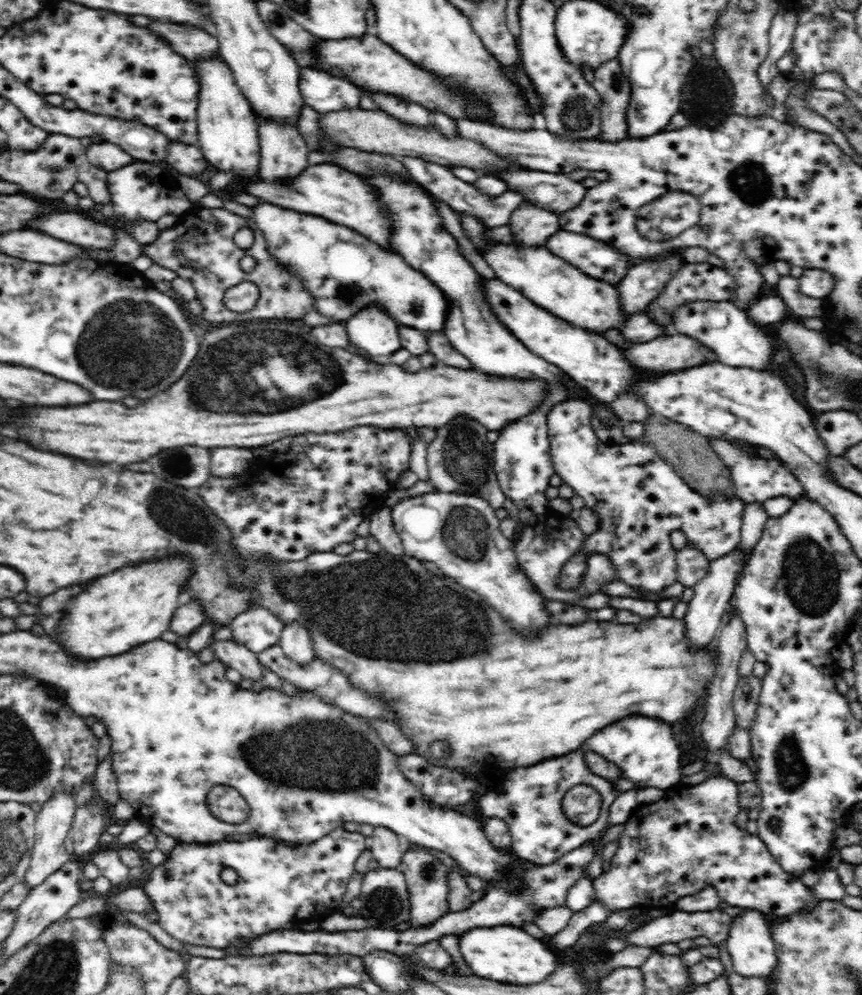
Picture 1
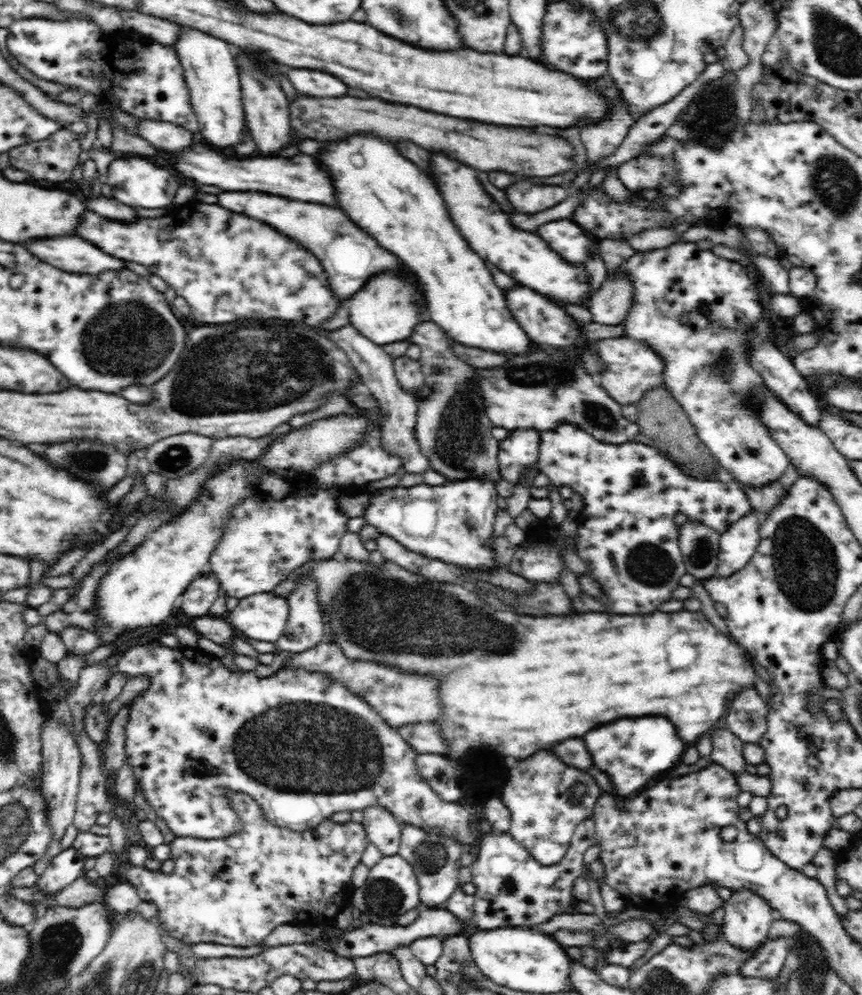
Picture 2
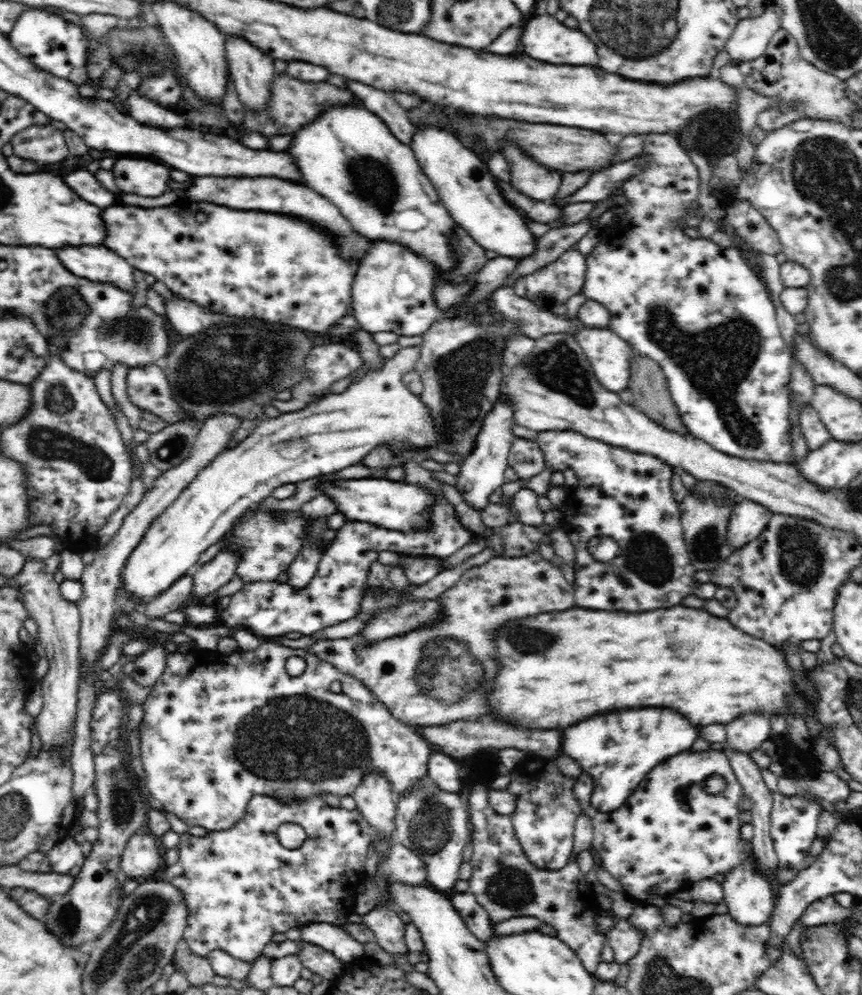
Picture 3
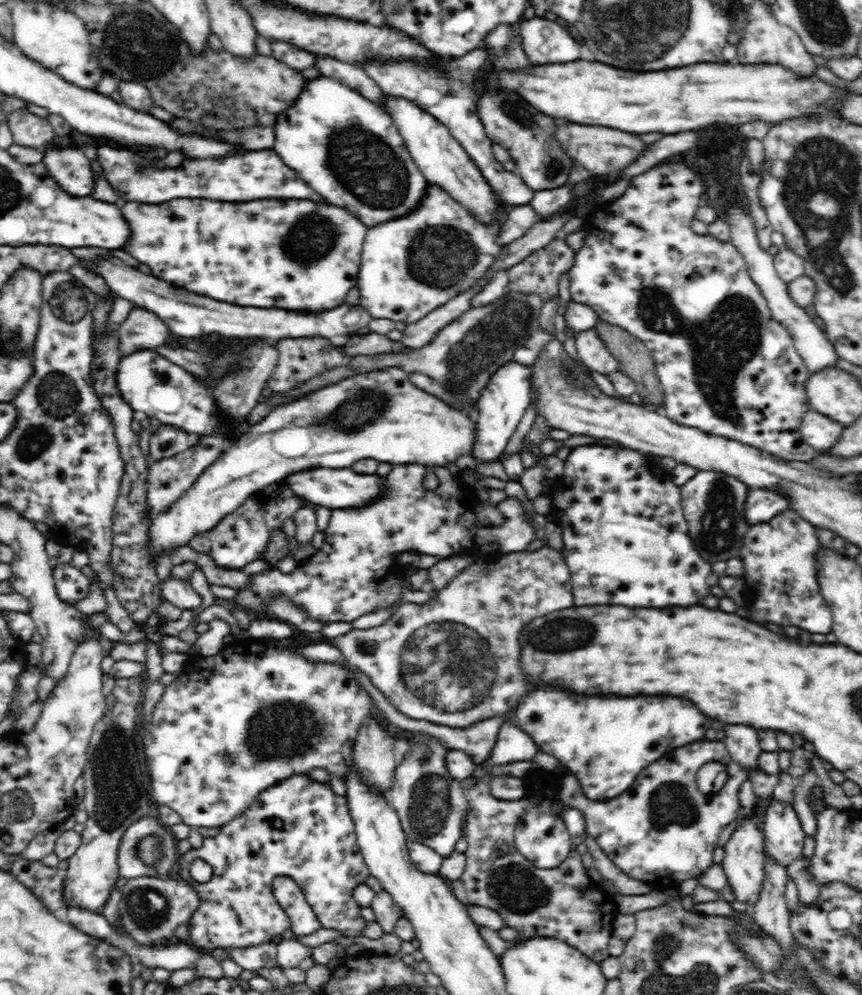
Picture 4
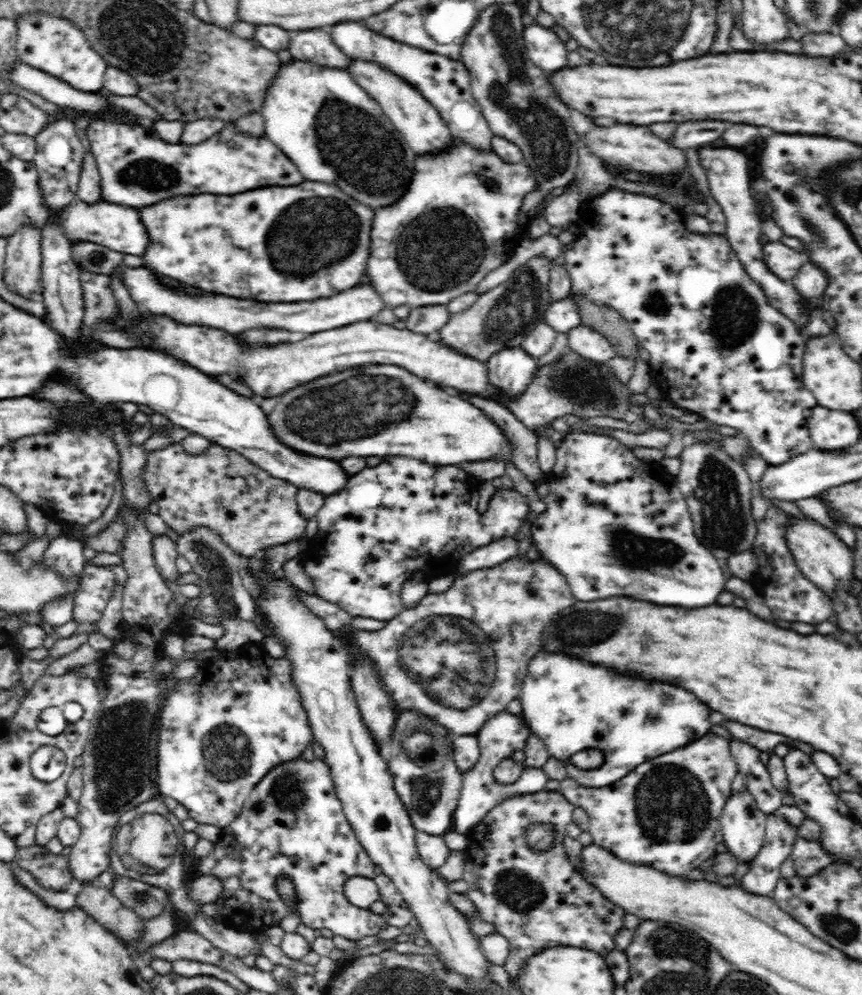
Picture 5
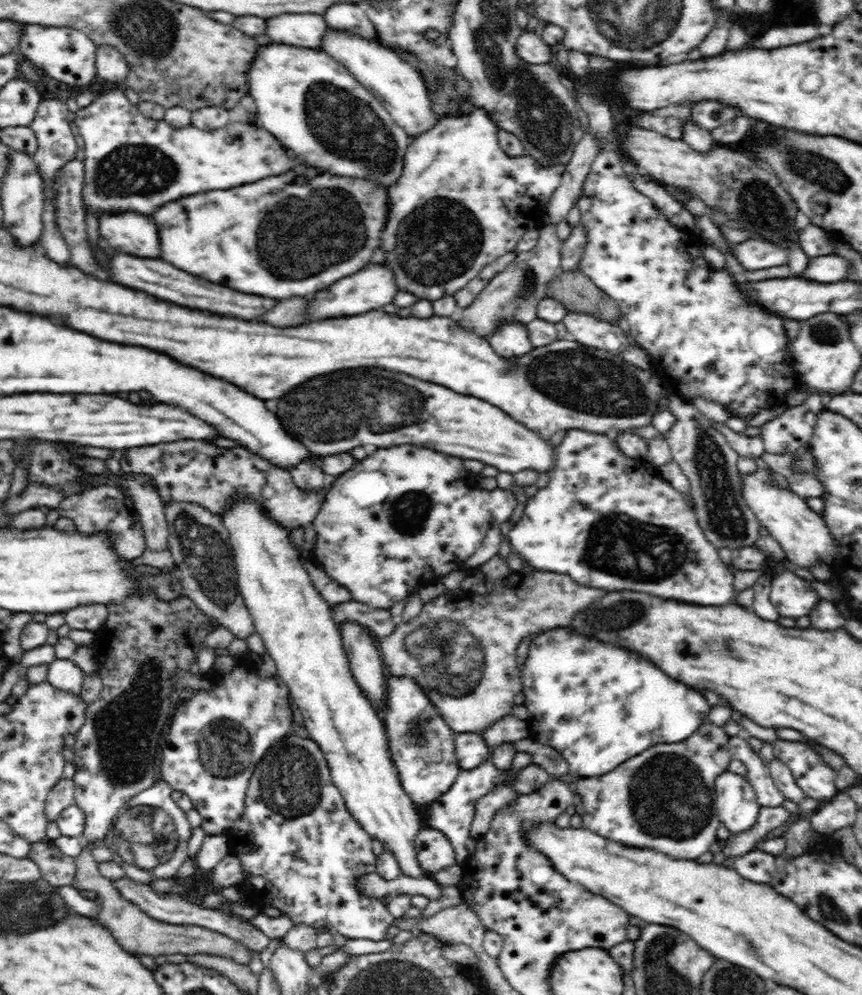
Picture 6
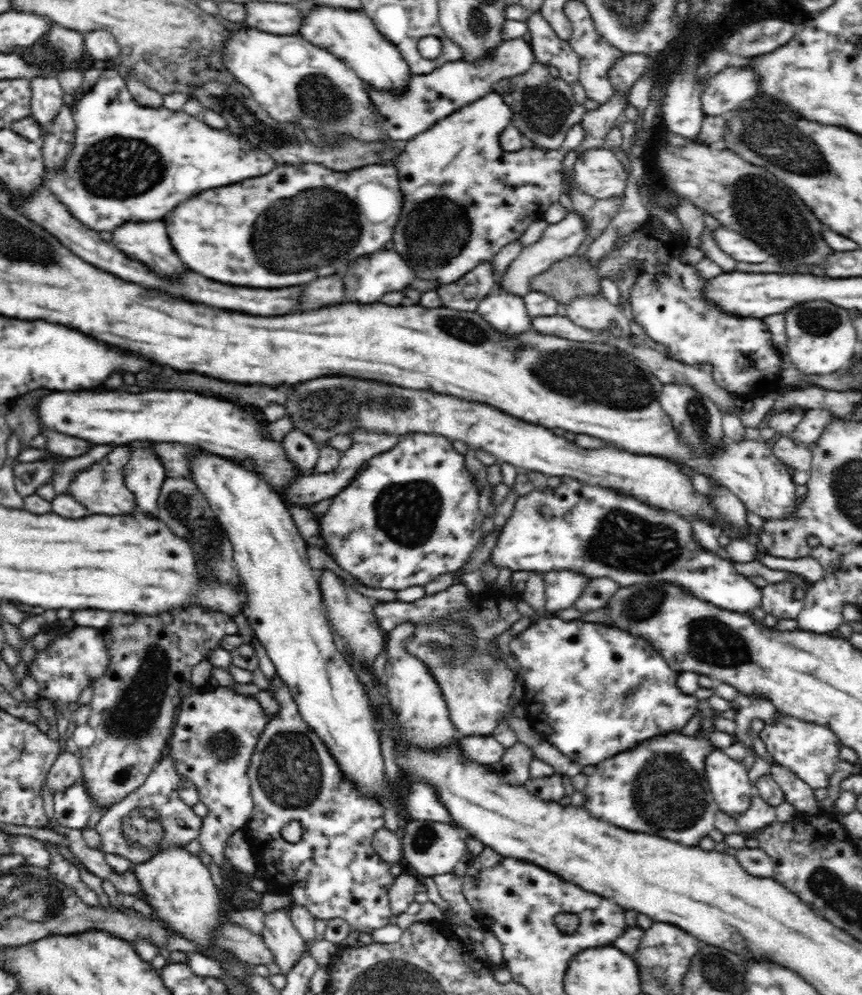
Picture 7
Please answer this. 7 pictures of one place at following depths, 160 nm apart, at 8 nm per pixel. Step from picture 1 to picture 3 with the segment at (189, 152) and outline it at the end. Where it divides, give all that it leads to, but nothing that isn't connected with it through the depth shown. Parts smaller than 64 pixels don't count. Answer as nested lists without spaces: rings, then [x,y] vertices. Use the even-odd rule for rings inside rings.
[[[133,90],[127,98],[129,113],[134,120],[150,128],[185,128],[188,120],[174,110],[154,104]]]

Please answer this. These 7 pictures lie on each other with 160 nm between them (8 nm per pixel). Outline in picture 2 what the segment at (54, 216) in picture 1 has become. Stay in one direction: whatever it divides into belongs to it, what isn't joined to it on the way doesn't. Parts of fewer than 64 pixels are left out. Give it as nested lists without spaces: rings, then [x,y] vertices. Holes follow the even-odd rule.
[[[194,200],[176,205],[166,215],[158,218],[152,219],[137,216],[138,220],[134,220],[132,224],[112,222],[112,220],[106,220],[102,216],[98,216],[96,212],[84,212],[82,220],[80,220],[78,228],[76,228],[76,234],[80,238],[84,238],[84,240],[90,240],[94,246],[102,248],[102,252],[122,259],[124,262],[138,262],[138,264],[142,264],[149,270],[149,274],[160,276],[168,286],[176,291],[177,296],[182,296],[182,298],[186,299],[191,308],[190,316],[194,316],[196,320],[204,322],[204,324],[228,324],[228,322],[234,322],[234,320],[240,320],[240,318],[282,318],[282,320],[304,322],[308,326],[321,326],[342,305],[342,302],[339,302],[330,290],[328,276],[326,276],[321,262],[313,255],[313,252],[310,252],[307,248],[289,238],[289,236],[281,232],[274,232],[274,228],[270,228],[270,225],[266,226],[266,224],[262,224],[258,220],[248,218],[248,216],[238,216],[238,214],[222,208],[217,202],[212,204],[190,204],[190,202],[194,202]]]

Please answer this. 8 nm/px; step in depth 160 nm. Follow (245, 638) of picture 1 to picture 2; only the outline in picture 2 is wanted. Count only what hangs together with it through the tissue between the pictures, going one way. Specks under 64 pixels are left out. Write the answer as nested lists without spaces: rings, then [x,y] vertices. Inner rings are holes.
[[[273,591],[260,592],[239,599],[235,609],[227,612],[225,617],[238,634],[275,644],[284,633],[289,605]]]

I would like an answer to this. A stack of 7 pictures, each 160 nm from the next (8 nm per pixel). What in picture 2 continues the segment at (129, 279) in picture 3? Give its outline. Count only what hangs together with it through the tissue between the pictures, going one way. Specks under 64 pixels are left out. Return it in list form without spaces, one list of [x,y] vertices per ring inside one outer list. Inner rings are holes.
[[[56,236],[46,240],[30,240],[22,246],[42,262],[70,273],[98,274],[124,268],[122,259],[106,256],[100,248],[76,236]]]

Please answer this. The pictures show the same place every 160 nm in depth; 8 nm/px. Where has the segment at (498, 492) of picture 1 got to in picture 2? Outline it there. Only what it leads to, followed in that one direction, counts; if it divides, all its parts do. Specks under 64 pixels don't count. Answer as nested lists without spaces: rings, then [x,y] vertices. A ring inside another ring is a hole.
[[[427,319],[417,324],[413,328],[413,333],[408,340],[411,344],[416,344],[421,350],[418,360],[421,365],[422,373],[425,377],[426,385],[433,389],[433,392],[418,405],[416,437],[421,448],[421,453],[428,459],[431,471],[445,476],[450,480],[468,480],[468,478],[487,478],[498,484],[501,480],[497,454],[499,451],[499,441],[492,436],[494,425],[490,423],[485,409],[484,399],[478,391],[480,382],[480,372],[484,369],[466,365],[466,362],[458,359],[456,353],[451,349],[456,343],[447,333],[442,330],[435,322]]]

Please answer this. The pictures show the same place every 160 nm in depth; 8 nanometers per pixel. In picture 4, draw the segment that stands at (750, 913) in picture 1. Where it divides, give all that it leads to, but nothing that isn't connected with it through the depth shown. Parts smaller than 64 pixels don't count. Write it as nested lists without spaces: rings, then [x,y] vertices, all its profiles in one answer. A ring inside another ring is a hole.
[[[750,814],[746,820],[738,821],[740,824],[723,847],[725,856],[722,864],[726,879],[728,879],[728,885],[734,890],[734,899],[740,903],[756,905],[756,902],[760,899],[765,878],[765,834],[762,833],[762,828],[758,828],[755,824],[754,814]]]

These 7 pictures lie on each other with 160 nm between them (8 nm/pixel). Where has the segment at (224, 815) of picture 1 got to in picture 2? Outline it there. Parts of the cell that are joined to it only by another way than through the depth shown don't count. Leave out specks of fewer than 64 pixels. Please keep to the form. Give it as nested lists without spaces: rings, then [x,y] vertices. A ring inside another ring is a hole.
[[[230,791],[227,800],[229,800],[229,807],[233,808],[237,815],[242,819],[243,826],[240,832],[233,836],[222,839],[191,839],[176,837],[171,843],[171,859],[174,861],[175,870],[172,874],[166,875],[161,870],[150,871],[144,867],[134,867],[128,863],[122,864],[122,870],[115,873],[121,881],[130,883],[137,888],[137,893],[140,895],[141,901],[154,903],[158,907],[158,920],[163,924],[164,930],[176,940],[180,940],[188,945],[198,944],[198,942],[212,942],[212,944],[224,944],[224,946],[240,946],[240,948],[248,948],[248,946],[256,946],[261,944],[262,940],[281,924],[288,924],[308,931],[317,931],[324,927],[334,927],[338,914],[342,912],[348,905],[351,905],[351,894],[355,888],[352,884],[353,872],[361,863],[361,858],[370,843],[367,838],[367,832],[362,823],[356,824],[350,821],[349,823],[339,824],[331,821],[330,818],[322,820],[320,824],[316,824],[315,828],[306,828],[302,832],[294,832],[290,828],[282,828],[281,826],[274,826],[270,824],[260,808],[260,805],[250,796],[244,792]]]

